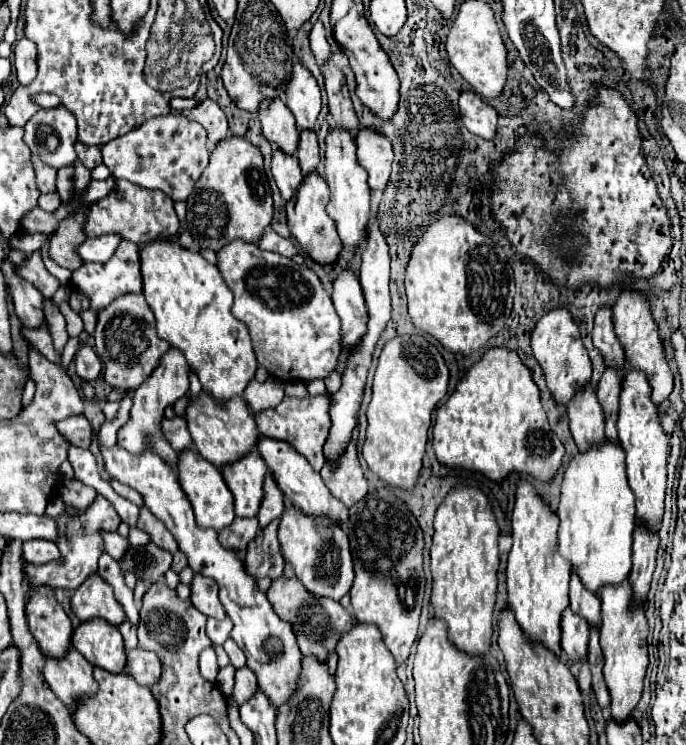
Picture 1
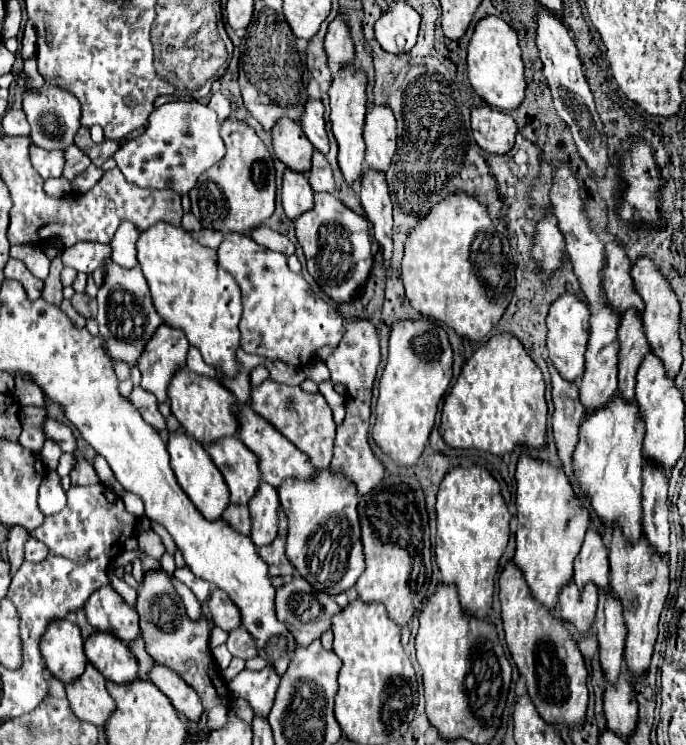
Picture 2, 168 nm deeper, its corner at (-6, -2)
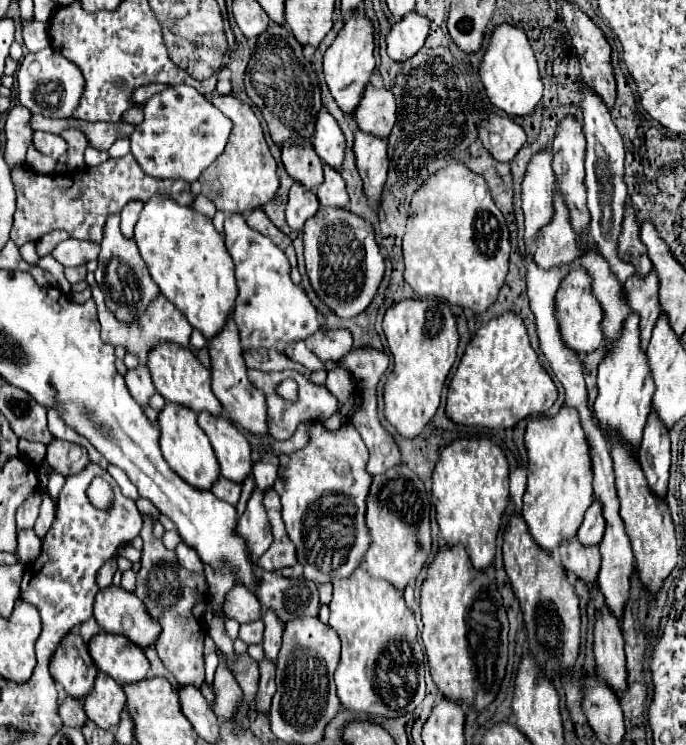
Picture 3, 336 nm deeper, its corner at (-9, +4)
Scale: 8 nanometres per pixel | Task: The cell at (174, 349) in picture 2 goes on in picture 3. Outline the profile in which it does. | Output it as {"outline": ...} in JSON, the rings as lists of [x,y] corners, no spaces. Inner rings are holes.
{"outline":[[[98,286],[91,288],[92,298],[97,303],[97,311],[99,311],[99,323],[101,323],[101,337],[103,341],[111,343],[113,347],[119,347],[123,345],[127,353],[135,355],[139,359],[141,365],[147,365],[147,353],[151,349],[155,349],[155,345],[161,345],[161,343],[179,343],[179,345],[189,345],[189,337],[191,337],[191,331],[193,327],[189,325],[187,317],[183,317],[183,313],[179,313],[179,309],[175,309],[163,295],[159,295],[147,309],[147,313],[133,325],[125,325],[121,321],[117,321],[113,317],[113,313],[107,311],[105,303],[103,303],[103,293],[99,291]]]}

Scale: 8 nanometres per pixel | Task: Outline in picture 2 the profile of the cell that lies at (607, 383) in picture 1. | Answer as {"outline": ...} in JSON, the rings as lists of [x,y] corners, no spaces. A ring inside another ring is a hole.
{"outline":[[[628,309],[624,313],[624,323],[620,325],[620,375],[618,375],[618,391],[632,401],[634,399],[634,387],[636,387],[636,371],[644,359],[644,355],[650,351],[650,345],[644,337],[644,325],[642,317],[636,313],[636,309]]]}

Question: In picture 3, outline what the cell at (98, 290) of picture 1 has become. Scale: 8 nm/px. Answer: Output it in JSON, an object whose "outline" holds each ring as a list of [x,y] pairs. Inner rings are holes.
{"outline":[[[131,201],[129,205],[123,207],[123,211],[121,211],[121,233],[123,233],[123,237],[133,239],[133,229],[135,229],[135,223],[139,219],[141,209],[143,209],[143,203],[139,203],[139,201]]]}

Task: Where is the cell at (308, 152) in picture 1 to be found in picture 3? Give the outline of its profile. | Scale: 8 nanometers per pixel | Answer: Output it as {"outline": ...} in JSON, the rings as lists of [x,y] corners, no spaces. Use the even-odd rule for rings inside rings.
{"outline":[[[327,165],[323,167],[325,179],[319,185],[319,189],[315,191],[321,207],[347,207],[349,205],[349,195],[345,191],[345,181],[339,175],[337,169],[327,169]]]}

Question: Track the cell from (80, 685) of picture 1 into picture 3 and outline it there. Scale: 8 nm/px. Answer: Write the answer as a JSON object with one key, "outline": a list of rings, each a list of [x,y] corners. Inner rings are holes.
{"outline":[[[97,673],[91,693],[83,699],[83,709],[97,727],[109,729],[119,723],[119,715],[125,709],[125,693],[111,677]]]}

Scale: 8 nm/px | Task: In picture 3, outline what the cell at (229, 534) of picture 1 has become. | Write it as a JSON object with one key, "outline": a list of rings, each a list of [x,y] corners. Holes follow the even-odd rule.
{"outline":[[[219,477],[219,481],[213,485],[211,493],[213,493],[217,499],[235,505],[235,503],[239,501],[239,497],[241,497],[241,487],[239,487],[237,483],[225,479],[225,477]]]}

